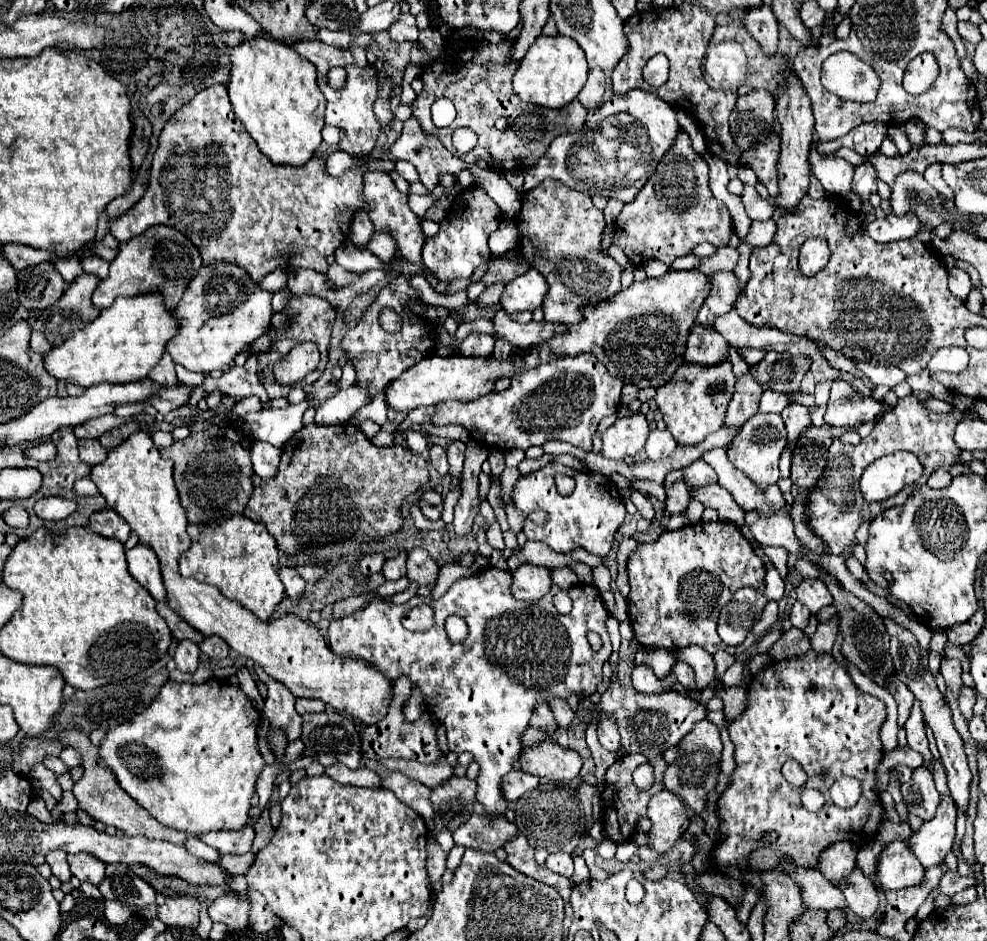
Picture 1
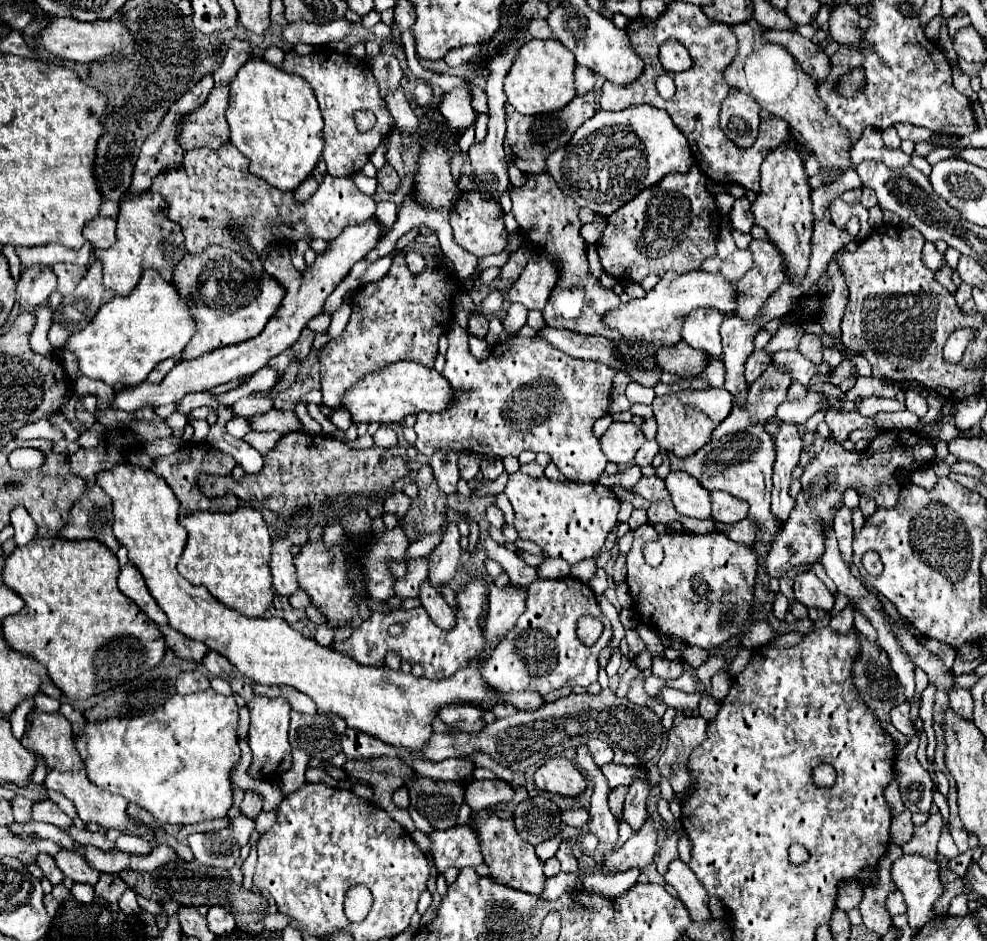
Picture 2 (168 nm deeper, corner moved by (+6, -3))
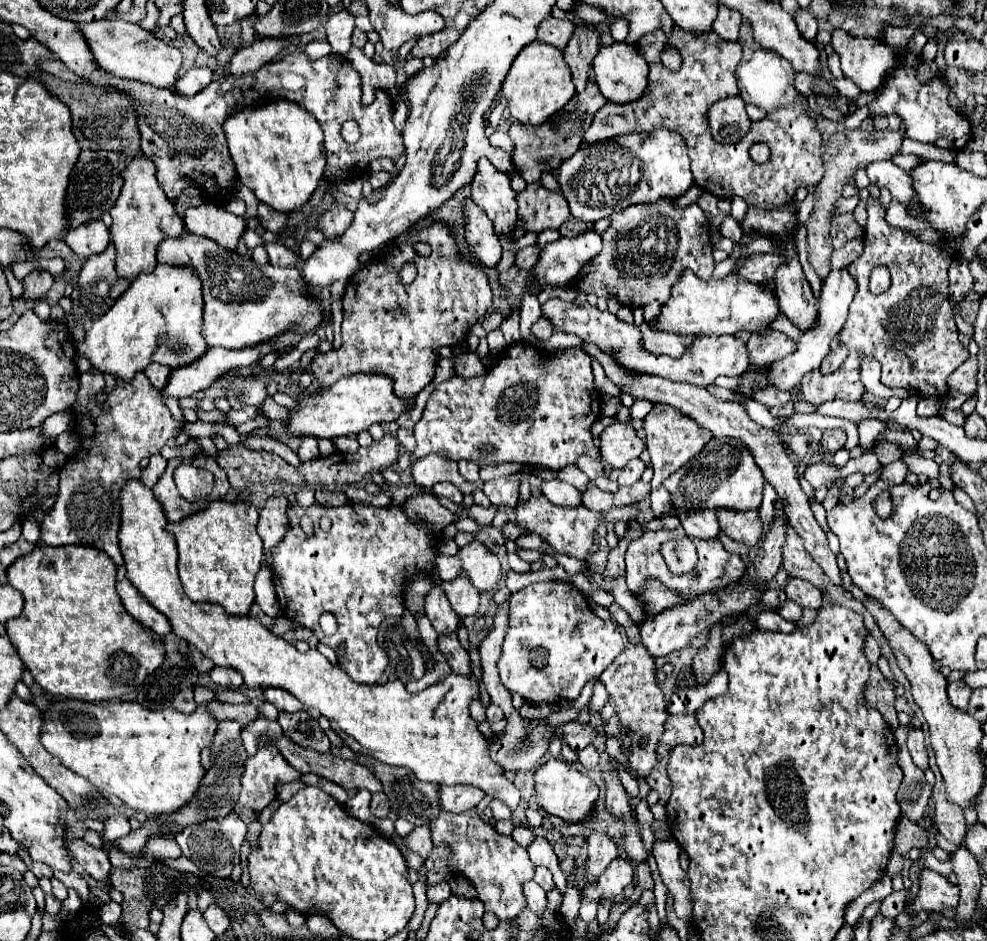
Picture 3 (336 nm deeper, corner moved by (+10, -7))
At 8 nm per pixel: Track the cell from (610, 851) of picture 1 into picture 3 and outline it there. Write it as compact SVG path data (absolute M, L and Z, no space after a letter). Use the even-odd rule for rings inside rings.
M627 856L615 858L601 876L595 878L593 884L583 888L583 894L587 900L601 902L605 898L617 898L623 894L627 886L631 886L635 876L635 868L631 866L631 860Z

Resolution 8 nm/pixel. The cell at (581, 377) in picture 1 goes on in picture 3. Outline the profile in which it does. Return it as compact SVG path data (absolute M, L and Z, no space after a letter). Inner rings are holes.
M517 342L507 346L495 356L493 364L483 376L465 378L453 376L441 382L427 400L421 420L415 426L415 458L427 454L441 454L449 460L459 462L461 458L473 460L475 464L499 464L499 462L521 462L529 466L545 466L555 472L569 464L577 464L581 456L593 460L601 458L601 450L593 444L591 426L601 414L601 394L595 390L591 356L581 348L565 348L551 356L533 344ZM489 444L493 450L483 452L481 446Z

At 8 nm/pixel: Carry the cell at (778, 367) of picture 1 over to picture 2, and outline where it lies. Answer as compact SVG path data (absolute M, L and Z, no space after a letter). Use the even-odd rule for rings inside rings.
M785 350L785 352L775 352L773 362L791 372L793 380L799 380L803 386L809 386L809 380L817 374L829 374L831 366L823 360L821 364L813 364L809 358L799 354L797 350Z

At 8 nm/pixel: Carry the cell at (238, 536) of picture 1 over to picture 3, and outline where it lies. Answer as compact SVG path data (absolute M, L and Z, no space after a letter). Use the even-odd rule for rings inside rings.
M211 502L203 512L197 512L181 522L169 522L167 530L175 534L177 550L179 550L179 580L185 588L185 594L193 602L211 602L219 604L229 612L231 616L247 616L251 610L251 604L255 602L253 582L261 568L261 556L263 556L263 542L257 534L257 508L247 502Z

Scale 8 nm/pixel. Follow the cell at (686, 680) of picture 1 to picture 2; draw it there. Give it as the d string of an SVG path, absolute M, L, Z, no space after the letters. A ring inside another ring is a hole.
M653 654L653 674L659 678L679 678L683 674L683 662L671 662L665 658L665 654Z

